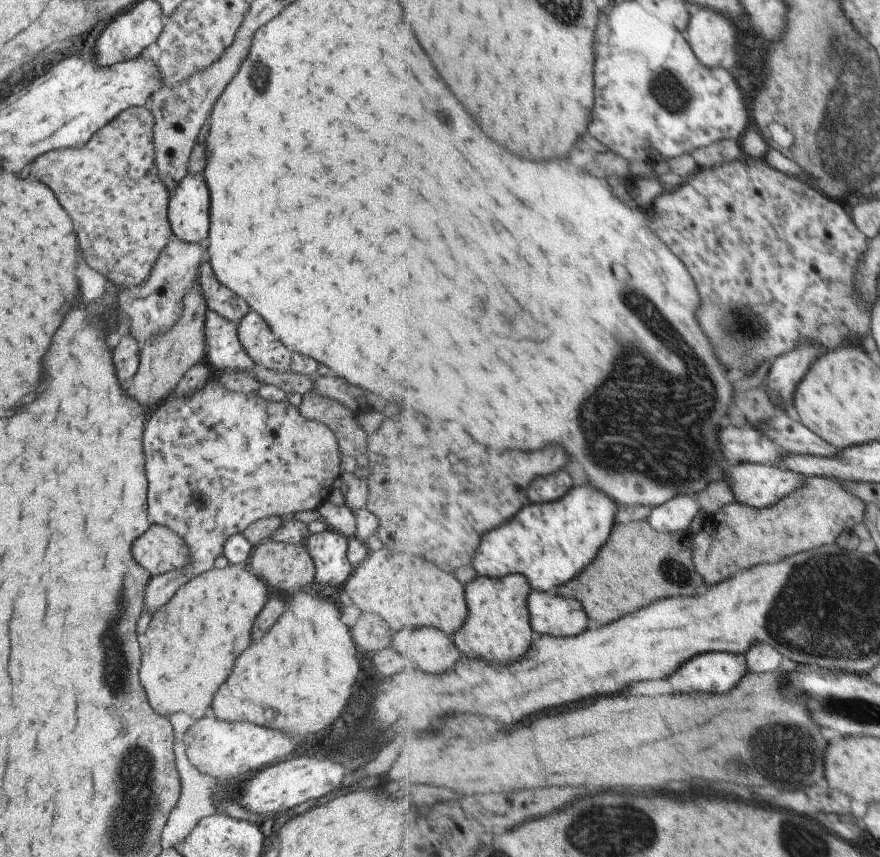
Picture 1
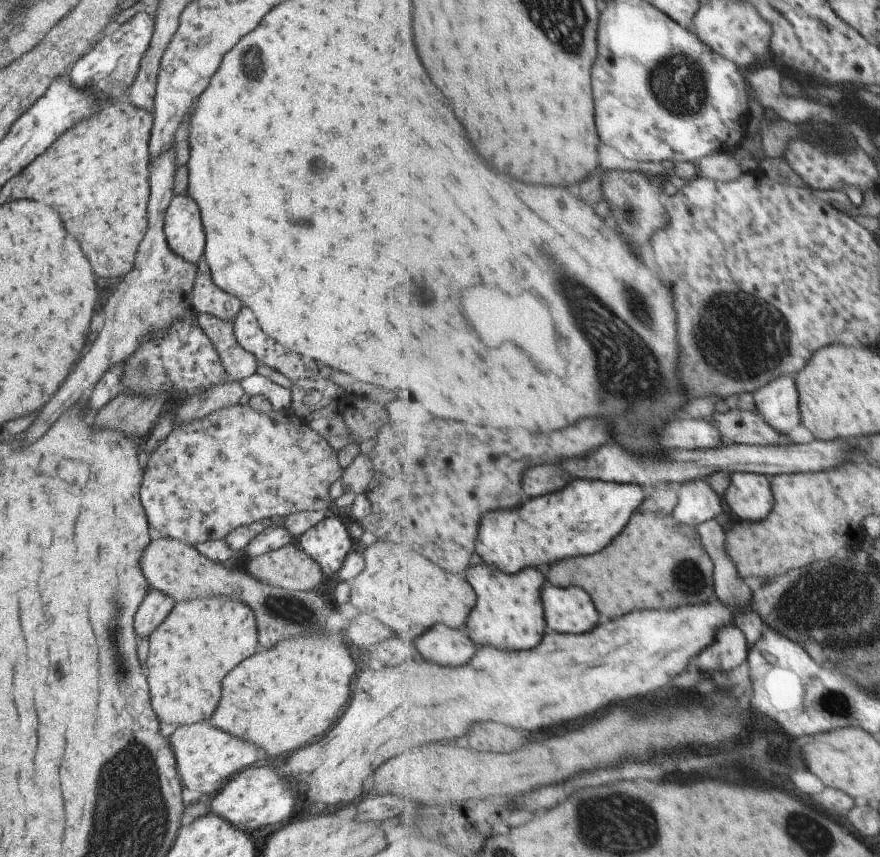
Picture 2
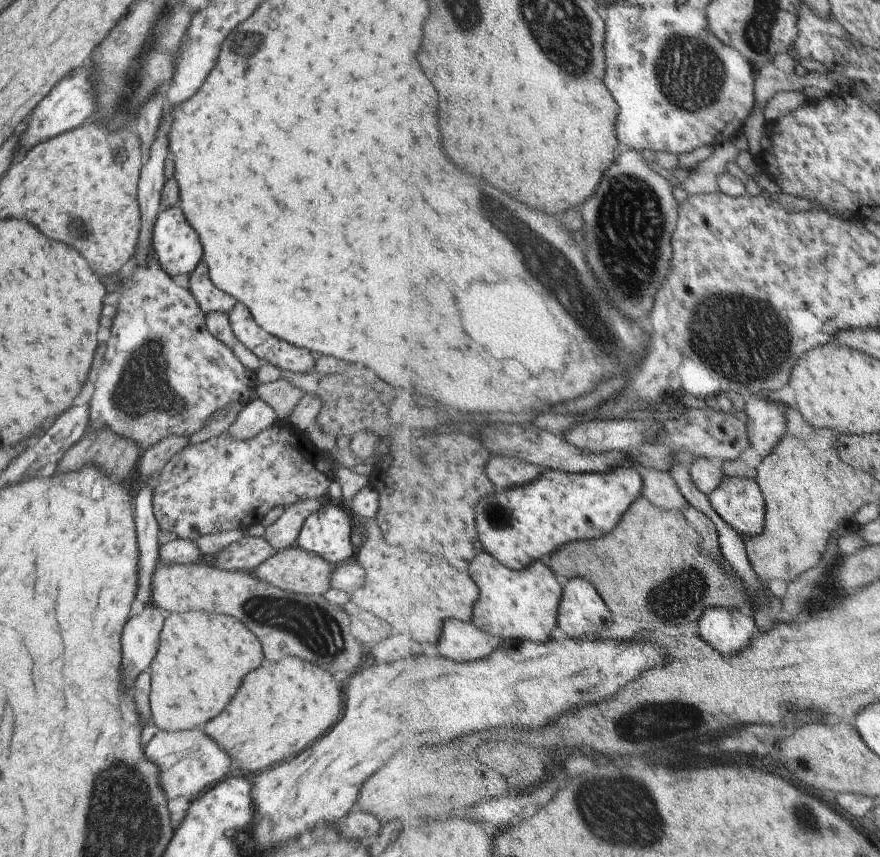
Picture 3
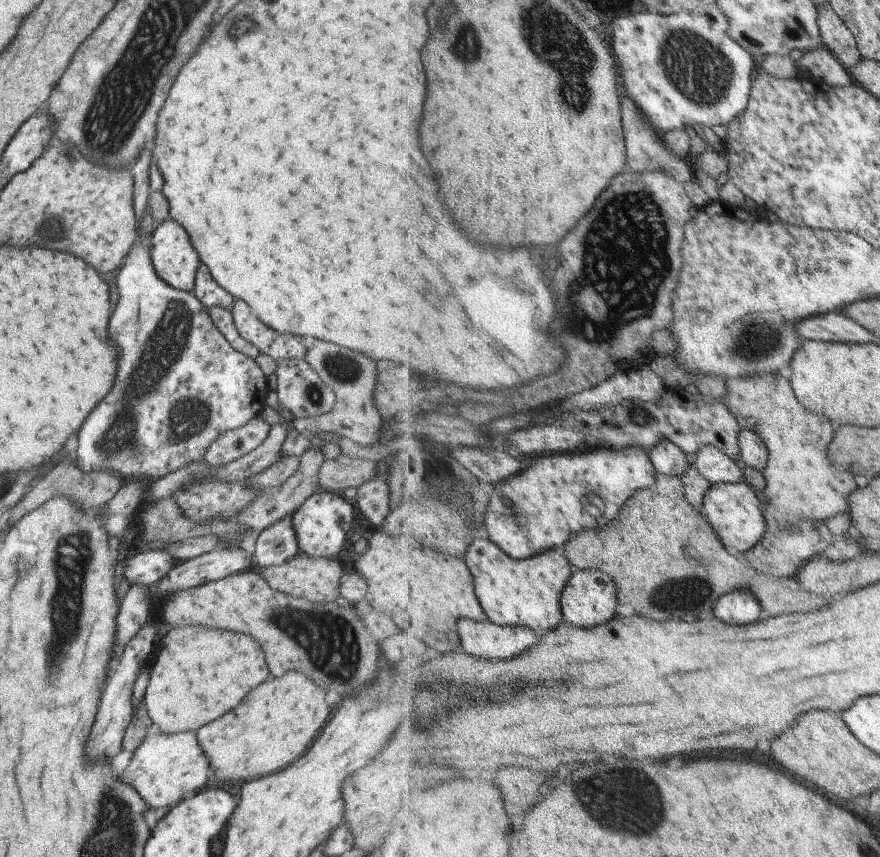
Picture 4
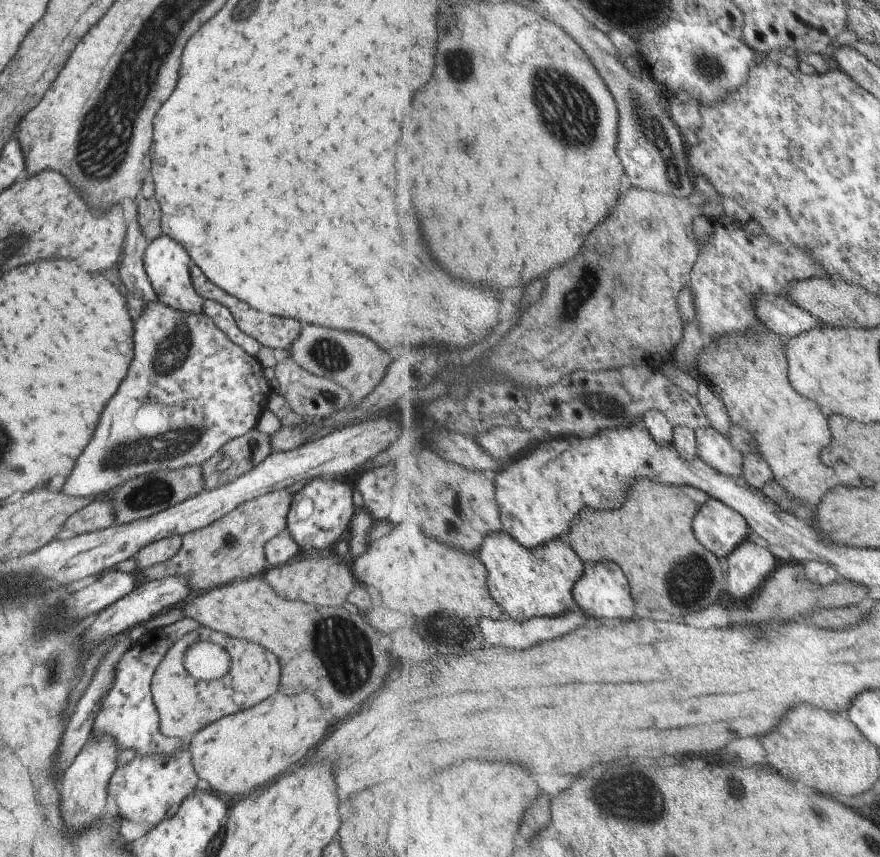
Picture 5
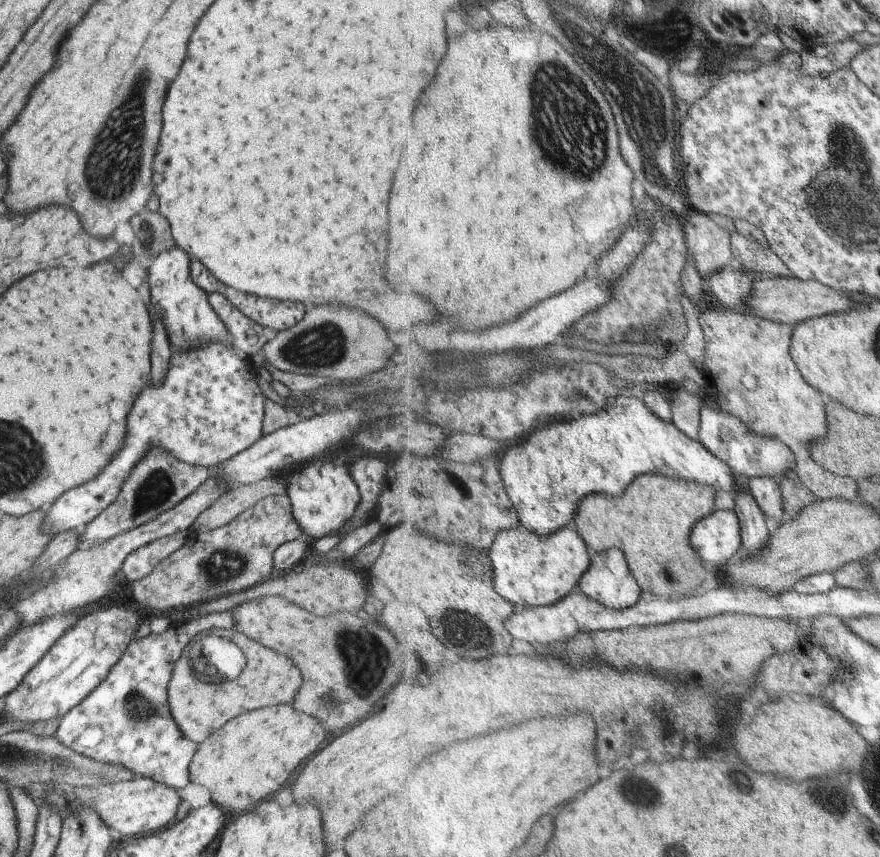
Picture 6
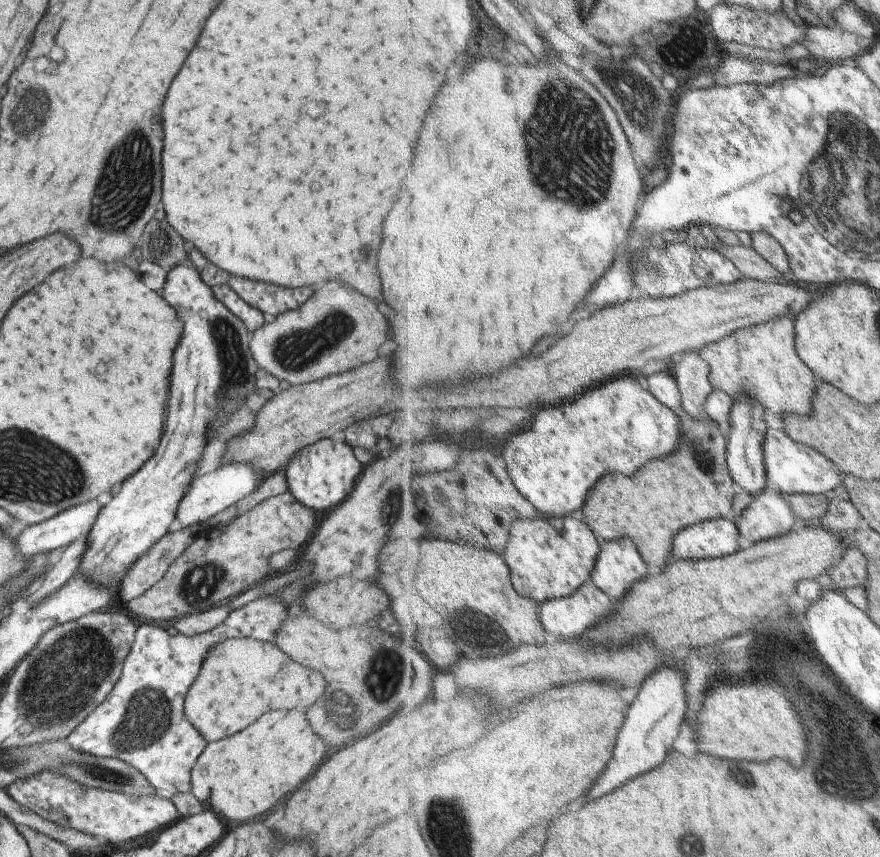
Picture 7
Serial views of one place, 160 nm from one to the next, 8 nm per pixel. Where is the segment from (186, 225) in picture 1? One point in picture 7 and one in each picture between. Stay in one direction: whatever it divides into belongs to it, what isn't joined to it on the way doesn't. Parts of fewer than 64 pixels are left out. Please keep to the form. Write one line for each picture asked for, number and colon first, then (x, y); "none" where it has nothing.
2: (181, 227)
3: (176, 247)
4: (174, 260)
5: (165, 263)
6: (189, 322)
7: (212, 374)

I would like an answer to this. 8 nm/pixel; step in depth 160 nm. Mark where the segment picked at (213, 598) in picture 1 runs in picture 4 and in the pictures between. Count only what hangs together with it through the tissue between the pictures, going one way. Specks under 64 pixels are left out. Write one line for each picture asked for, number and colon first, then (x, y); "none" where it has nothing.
2: (186, 662)
3: (202, 658)
4: (198, 673)

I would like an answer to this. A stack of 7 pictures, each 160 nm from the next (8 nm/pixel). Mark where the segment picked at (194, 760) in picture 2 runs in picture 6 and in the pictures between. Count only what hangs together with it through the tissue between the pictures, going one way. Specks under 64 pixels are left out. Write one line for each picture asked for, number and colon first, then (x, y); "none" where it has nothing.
3: (188, 761)
4: (164, 769)
5: (143, 790)
6: (140, 806)

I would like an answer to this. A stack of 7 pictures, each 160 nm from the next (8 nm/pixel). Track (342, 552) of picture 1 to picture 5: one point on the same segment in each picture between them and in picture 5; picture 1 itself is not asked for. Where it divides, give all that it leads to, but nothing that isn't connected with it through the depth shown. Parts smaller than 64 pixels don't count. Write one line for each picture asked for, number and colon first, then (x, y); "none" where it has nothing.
2: (327, 542)
3: (325, 533)
4: (320, 524)
5: (320, 510)

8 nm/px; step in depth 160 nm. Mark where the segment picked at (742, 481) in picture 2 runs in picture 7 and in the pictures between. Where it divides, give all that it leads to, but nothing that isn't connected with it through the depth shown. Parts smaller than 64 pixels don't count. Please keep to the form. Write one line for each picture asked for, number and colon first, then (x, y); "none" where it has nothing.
3: (739, 500)
4: (731, 509)
5: (720, 528)
6: (717, 539)
7: (711, 539)

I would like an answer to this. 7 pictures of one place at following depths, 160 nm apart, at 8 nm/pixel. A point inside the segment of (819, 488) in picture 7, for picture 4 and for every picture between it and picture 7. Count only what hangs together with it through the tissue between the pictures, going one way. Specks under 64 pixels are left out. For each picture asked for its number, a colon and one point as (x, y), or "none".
4: (718, 467)
5: (716, 450)
6: (748, 453)

